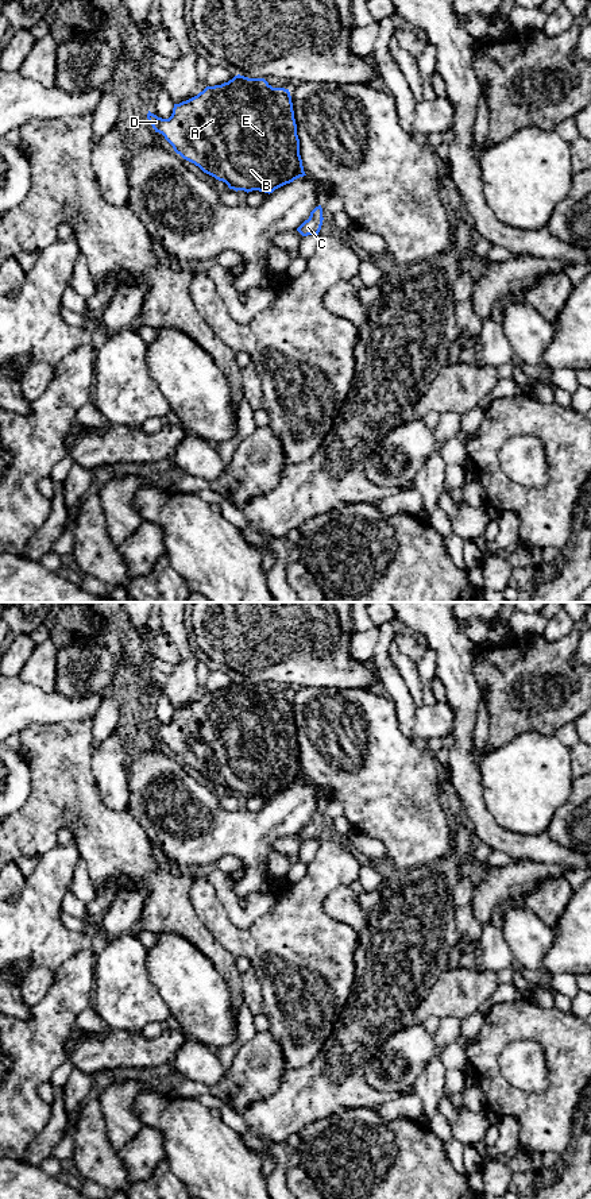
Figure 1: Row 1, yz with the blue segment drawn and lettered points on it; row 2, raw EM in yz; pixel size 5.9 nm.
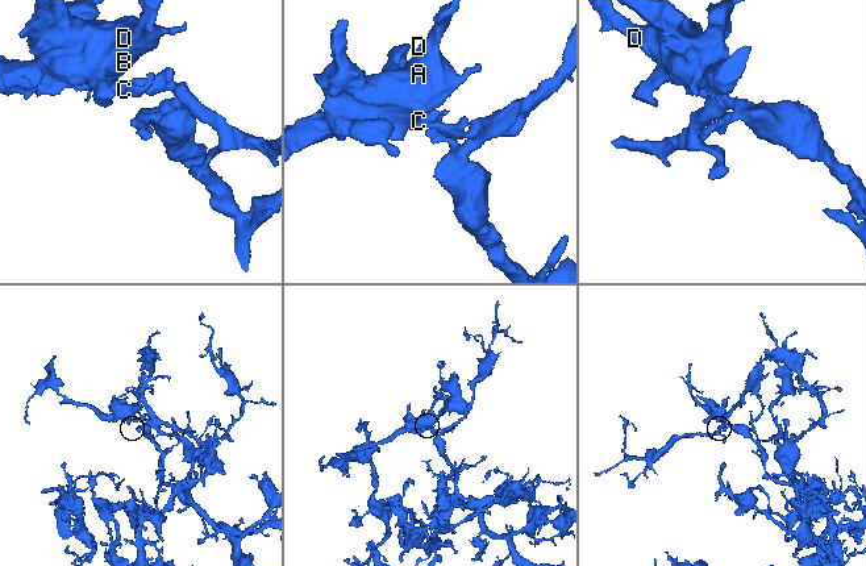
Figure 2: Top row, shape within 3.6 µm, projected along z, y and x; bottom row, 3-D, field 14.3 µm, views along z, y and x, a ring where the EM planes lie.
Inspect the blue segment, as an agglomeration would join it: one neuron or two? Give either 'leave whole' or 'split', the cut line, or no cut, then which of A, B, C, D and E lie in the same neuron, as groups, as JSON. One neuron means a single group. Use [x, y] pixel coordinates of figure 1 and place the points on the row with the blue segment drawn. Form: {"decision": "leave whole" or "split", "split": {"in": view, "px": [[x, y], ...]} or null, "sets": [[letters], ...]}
{"decision": "leave whole", "split": null, "sets": [["A", "B", "C", "D", "E"]]}

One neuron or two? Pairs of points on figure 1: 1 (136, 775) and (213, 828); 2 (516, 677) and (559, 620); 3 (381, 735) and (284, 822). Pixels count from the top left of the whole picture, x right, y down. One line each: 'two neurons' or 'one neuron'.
1: one neuron
2: two neurons
3: two neurons

